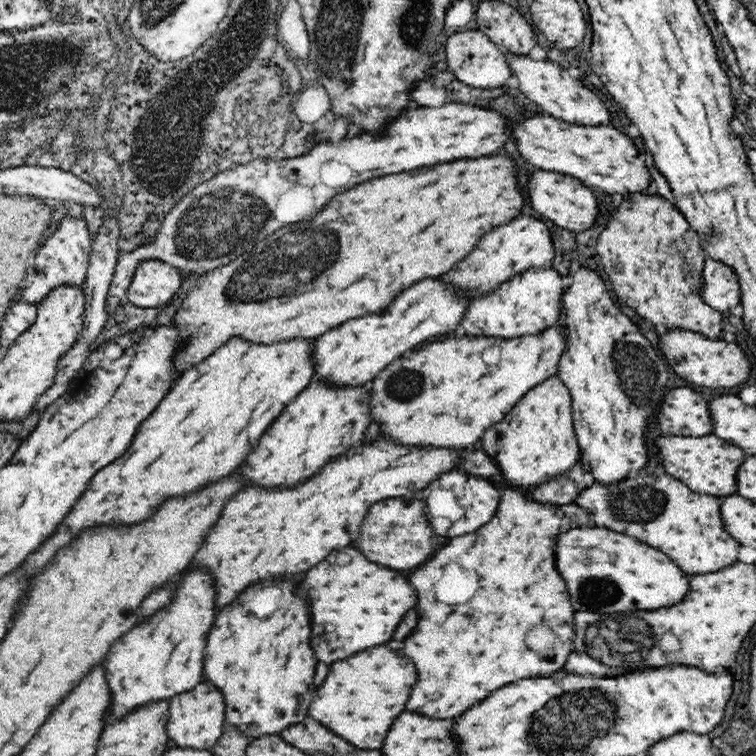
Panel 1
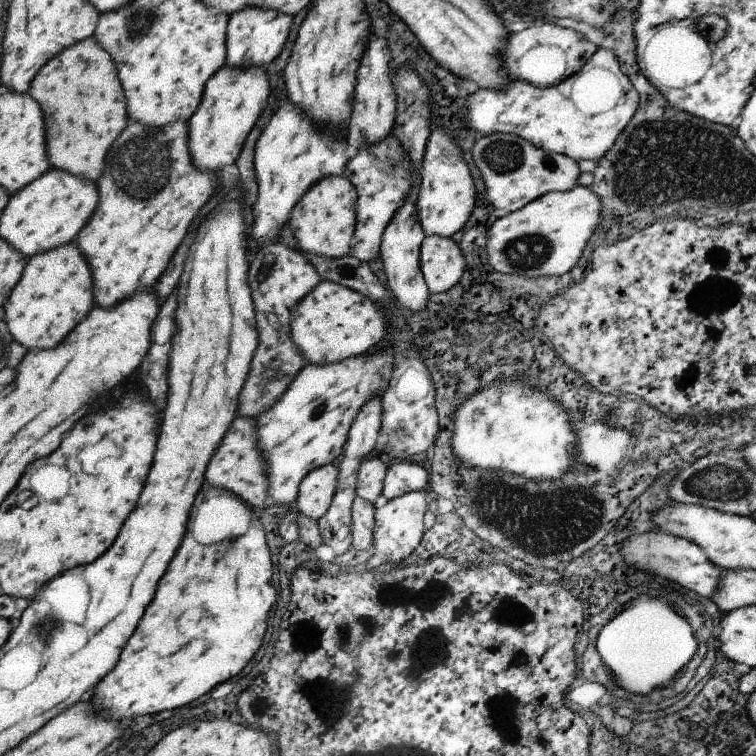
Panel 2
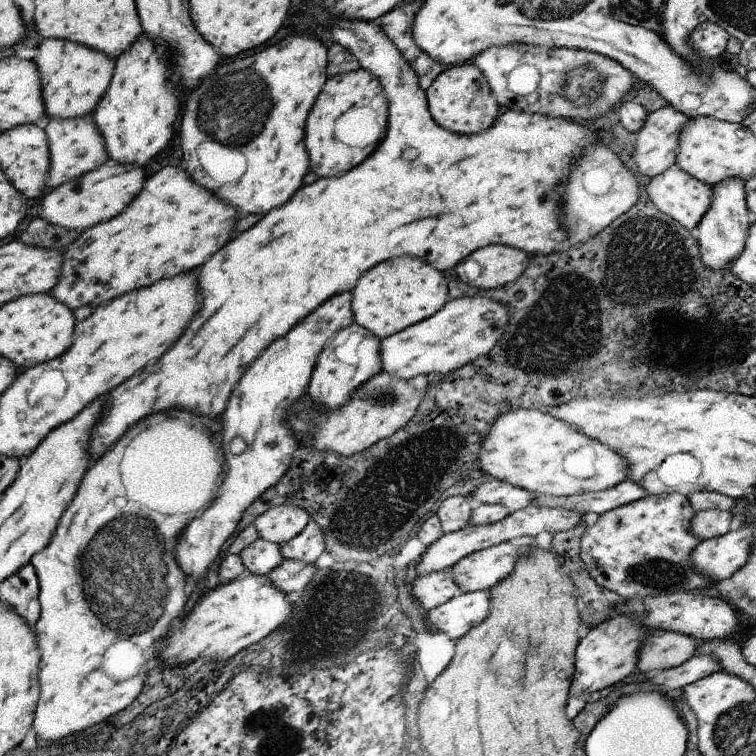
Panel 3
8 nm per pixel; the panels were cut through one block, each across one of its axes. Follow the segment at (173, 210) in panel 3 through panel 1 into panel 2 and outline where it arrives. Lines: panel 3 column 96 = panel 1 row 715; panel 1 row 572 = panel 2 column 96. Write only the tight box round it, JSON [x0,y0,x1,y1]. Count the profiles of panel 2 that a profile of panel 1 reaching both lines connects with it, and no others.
[3,242,97,352]

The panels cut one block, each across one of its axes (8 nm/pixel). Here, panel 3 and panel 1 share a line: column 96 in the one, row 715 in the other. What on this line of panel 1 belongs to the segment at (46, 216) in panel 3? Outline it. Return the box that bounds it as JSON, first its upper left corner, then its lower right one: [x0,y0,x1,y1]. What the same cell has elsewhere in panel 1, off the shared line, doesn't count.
[168,682,226,750]

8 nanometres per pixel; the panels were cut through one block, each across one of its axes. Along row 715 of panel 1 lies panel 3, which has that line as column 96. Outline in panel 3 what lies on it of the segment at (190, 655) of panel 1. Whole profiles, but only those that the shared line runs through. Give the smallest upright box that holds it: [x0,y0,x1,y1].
[91,34,181,170]

